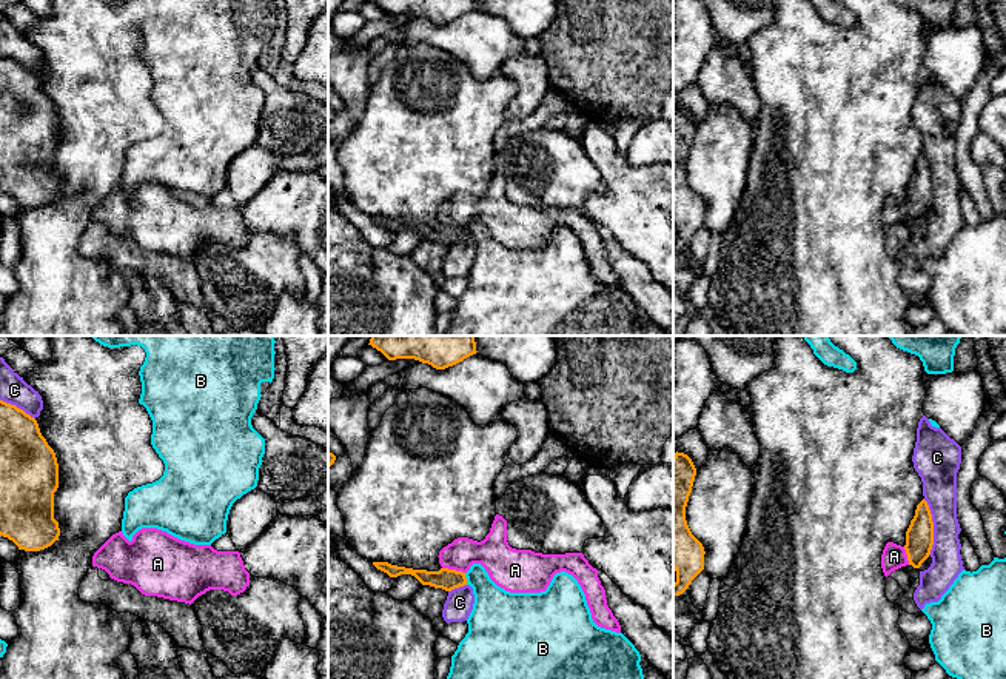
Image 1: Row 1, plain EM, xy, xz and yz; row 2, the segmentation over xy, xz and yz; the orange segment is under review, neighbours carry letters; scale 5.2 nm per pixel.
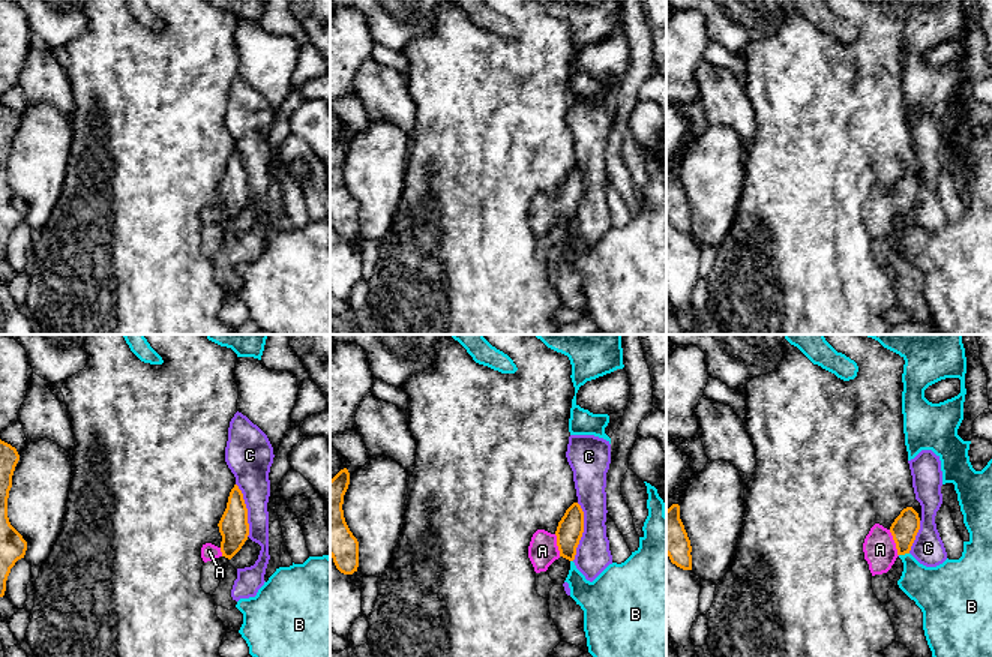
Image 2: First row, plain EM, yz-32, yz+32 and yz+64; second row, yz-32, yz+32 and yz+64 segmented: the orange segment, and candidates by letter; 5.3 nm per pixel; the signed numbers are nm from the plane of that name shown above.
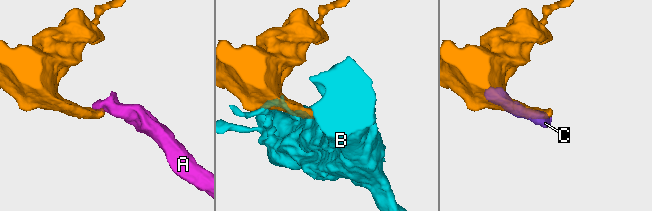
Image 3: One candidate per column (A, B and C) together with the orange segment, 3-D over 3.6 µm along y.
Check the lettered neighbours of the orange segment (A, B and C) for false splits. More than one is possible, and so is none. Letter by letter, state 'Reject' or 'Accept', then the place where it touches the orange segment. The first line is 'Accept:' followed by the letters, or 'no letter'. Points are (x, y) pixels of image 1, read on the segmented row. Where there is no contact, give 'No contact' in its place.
Accept: A
A: Accept. Touches orange at xz (453, 570)
B: Reject. Touches orange at xz (466, 579)
C: Reject. Touches orange at yz (932, 527)

